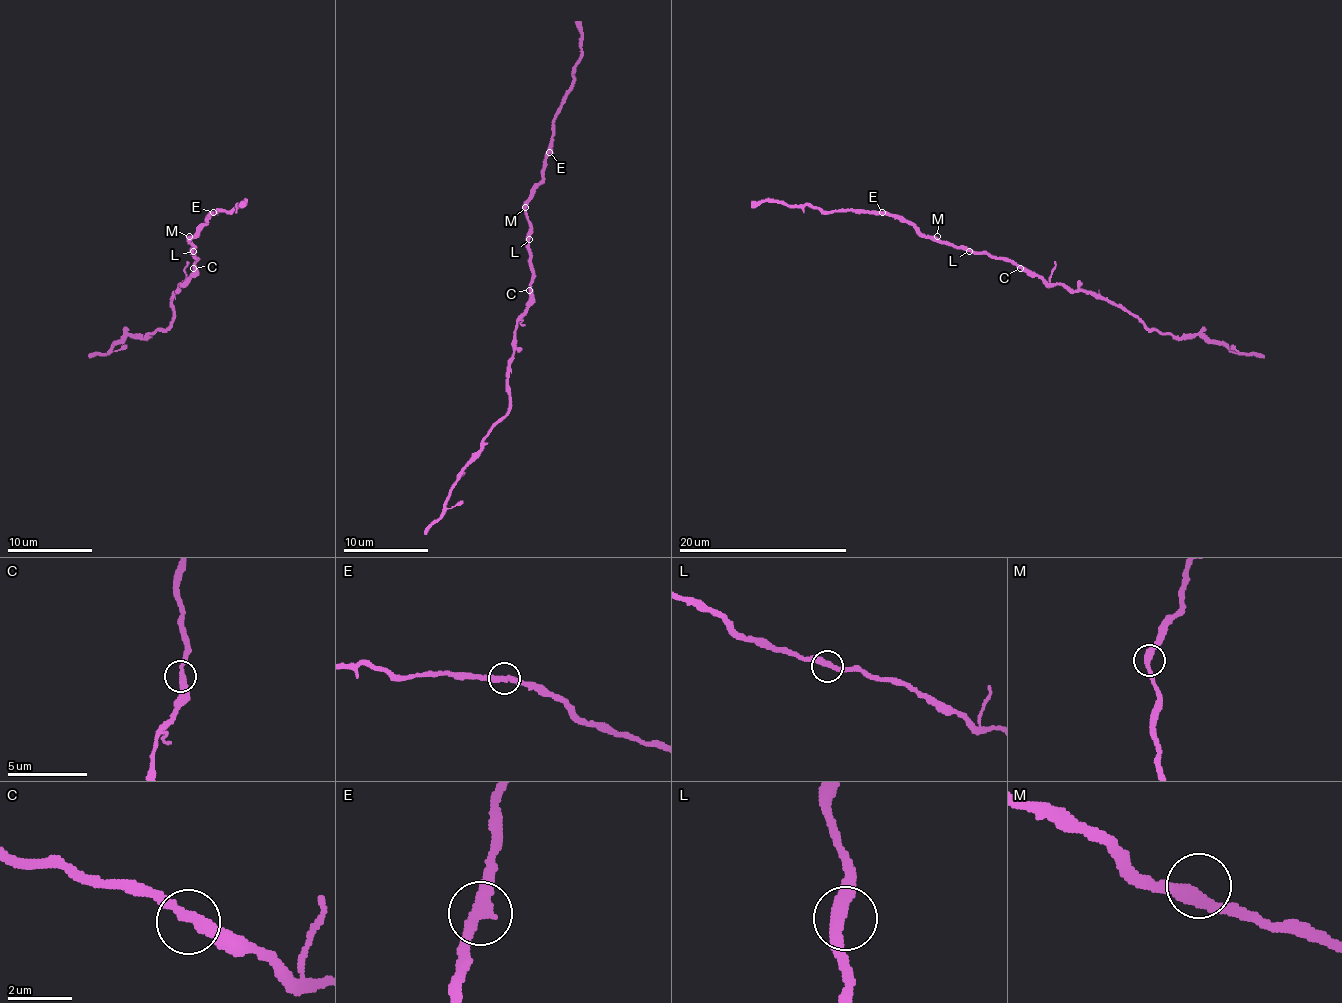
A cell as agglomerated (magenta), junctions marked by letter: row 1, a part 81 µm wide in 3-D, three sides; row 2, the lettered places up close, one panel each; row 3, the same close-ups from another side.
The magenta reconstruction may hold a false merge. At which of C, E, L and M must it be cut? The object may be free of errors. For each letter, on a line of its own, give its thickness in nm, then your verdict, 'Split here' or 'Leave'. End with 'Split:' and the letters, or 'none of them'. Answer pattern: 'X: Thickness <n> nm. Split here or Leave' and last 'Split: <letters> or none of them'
C: Thickness 340 nm. Leave
E: Thickness 380 nm. Leave
L: Thickness 380 nm. Leave
M: Thickness 360 nm. Leave
Split: none of them

